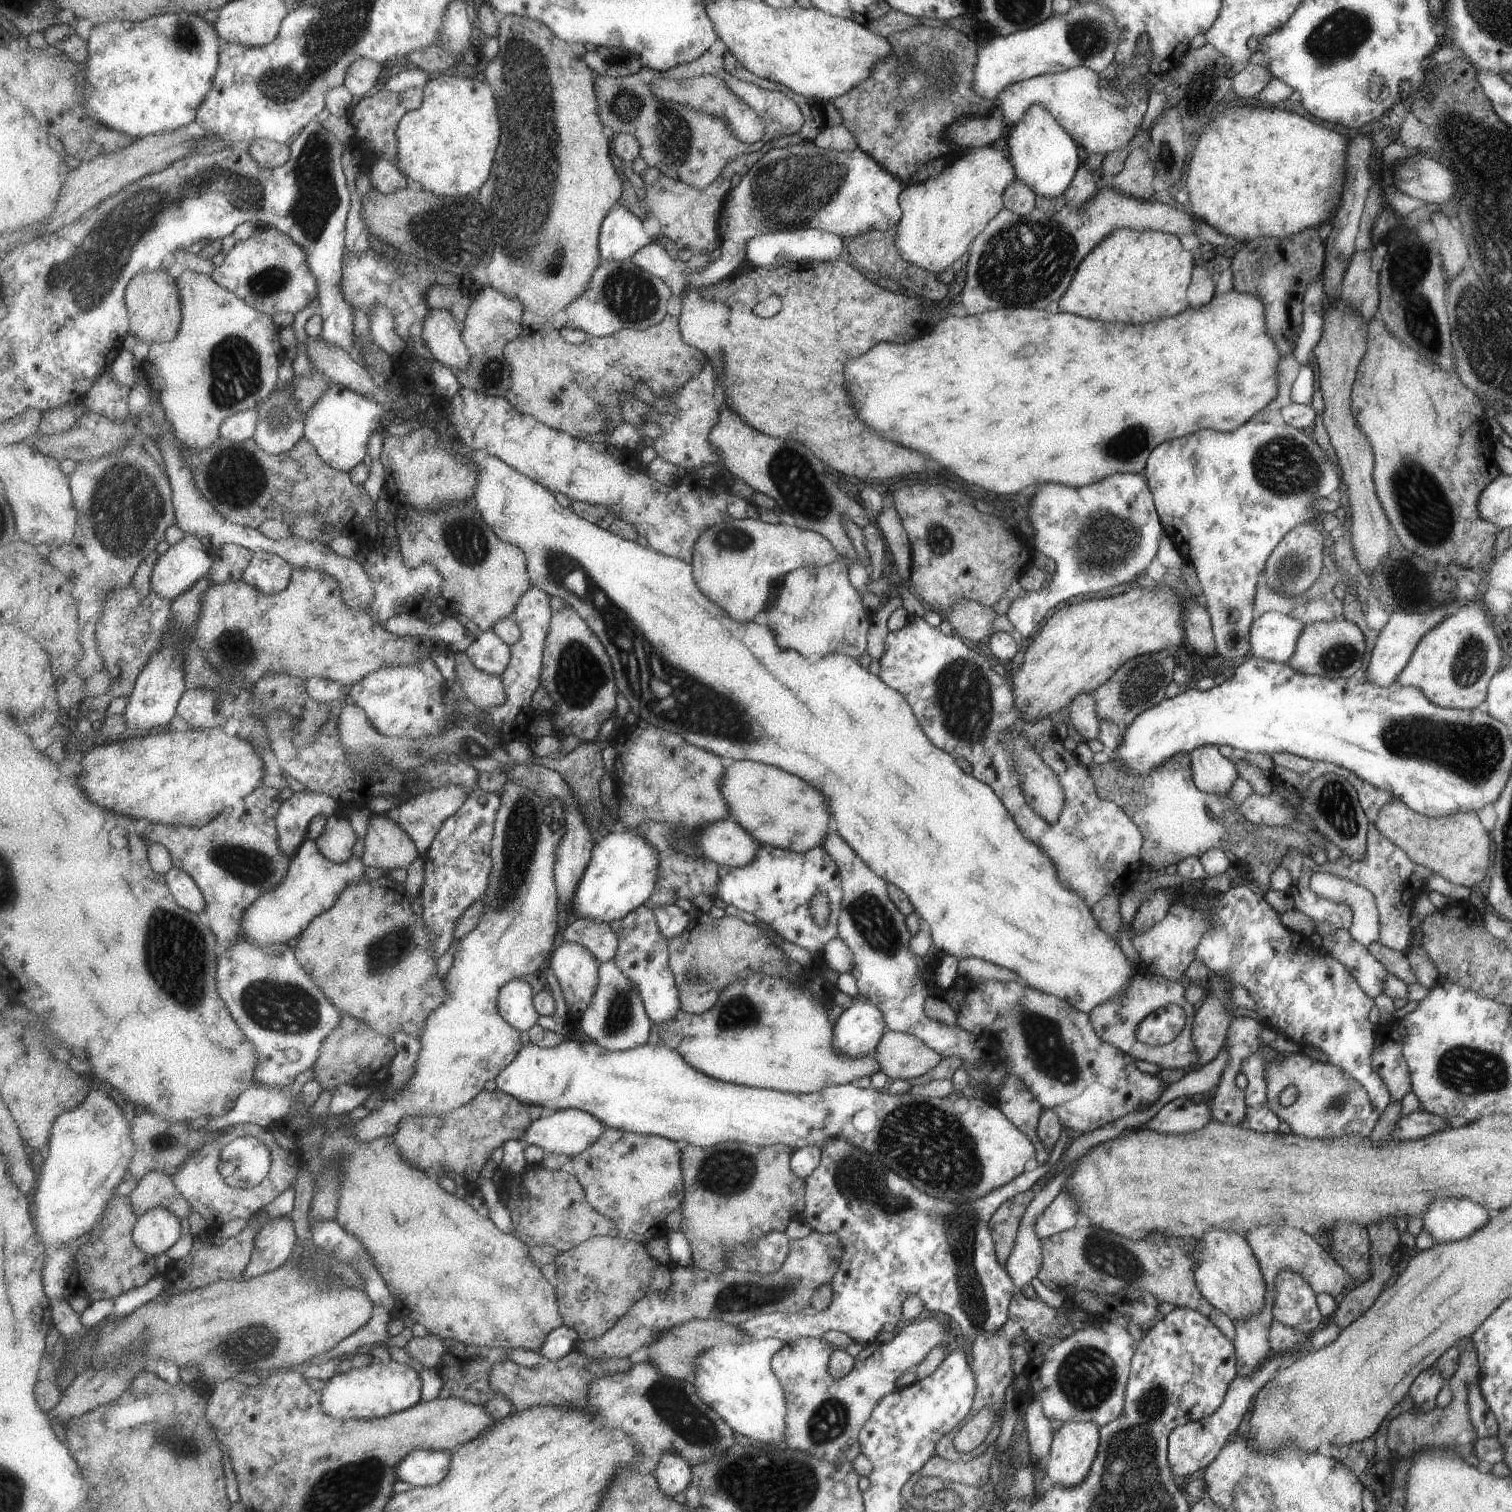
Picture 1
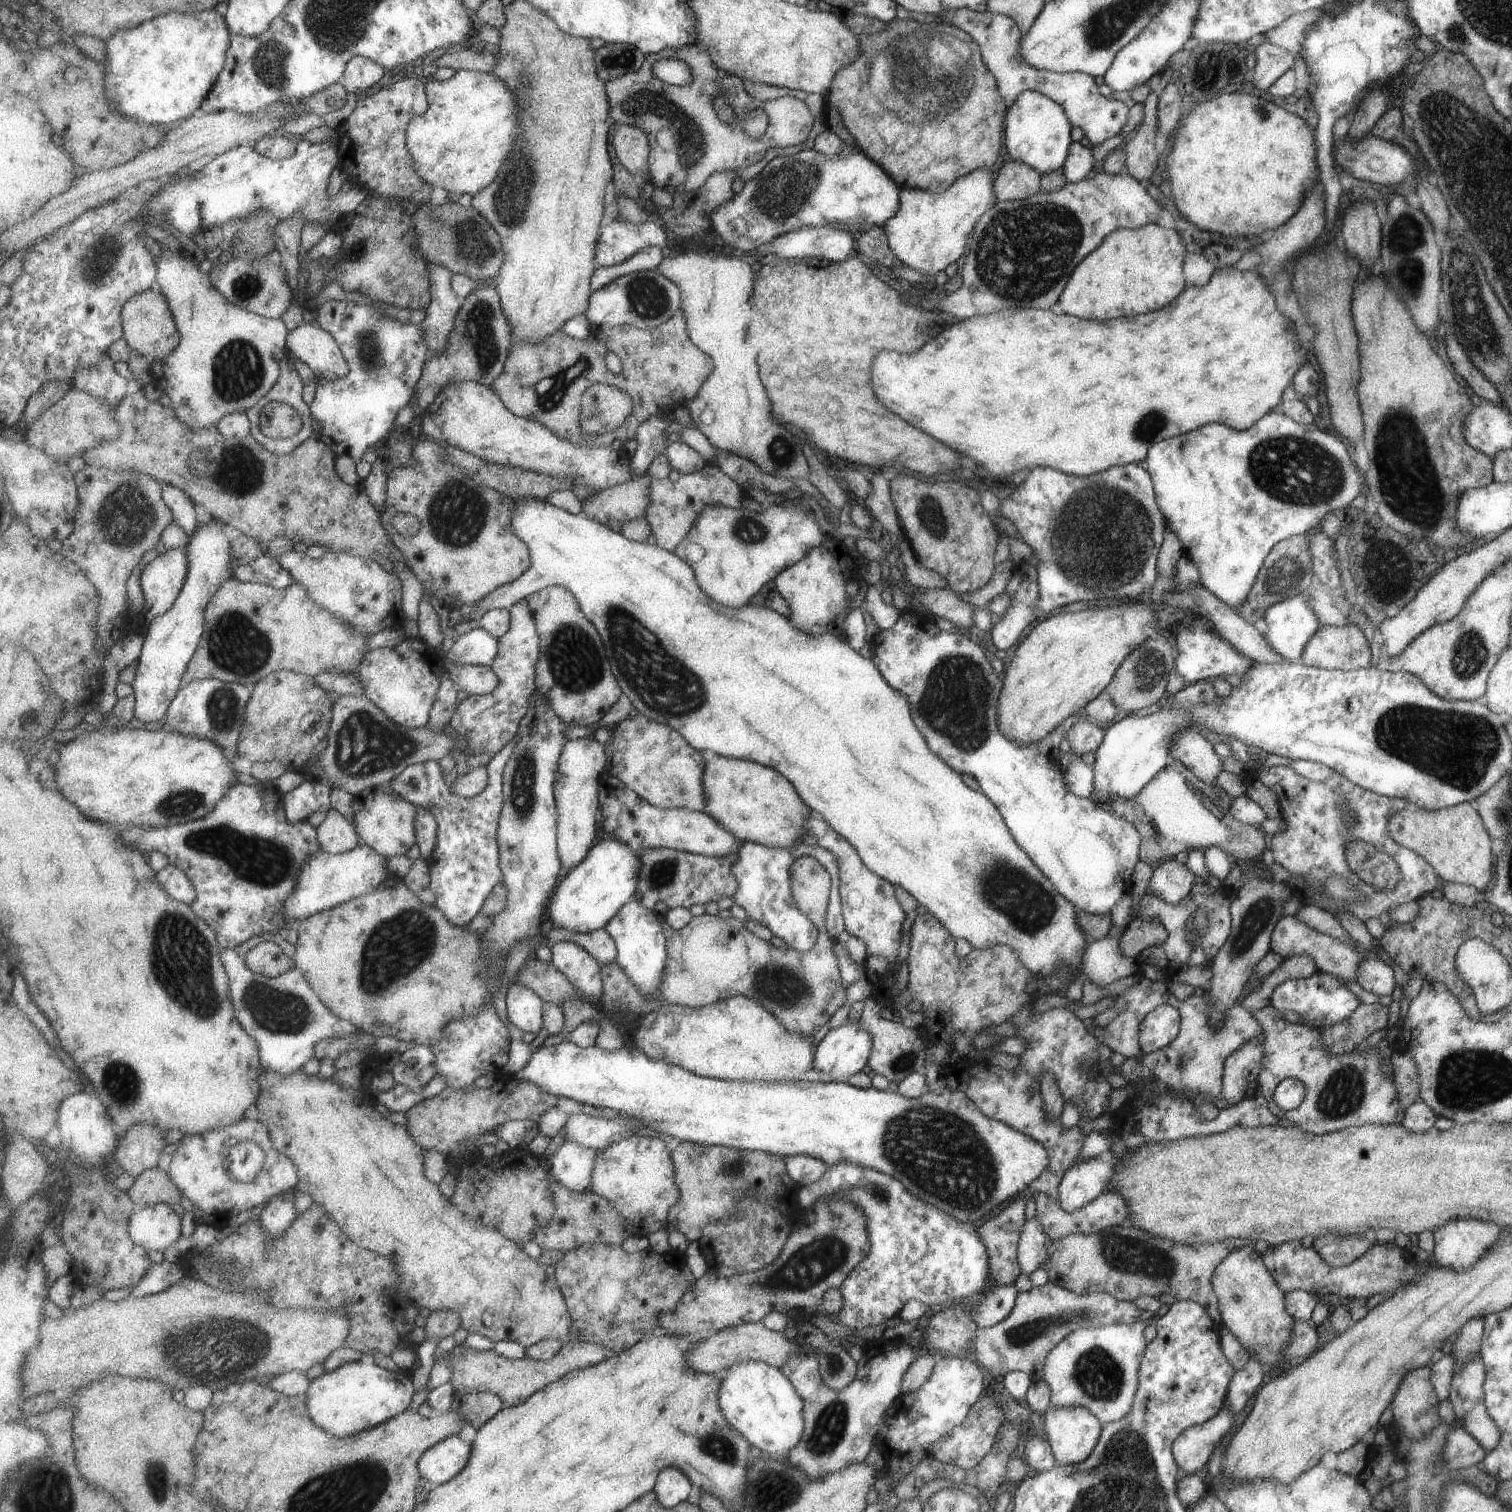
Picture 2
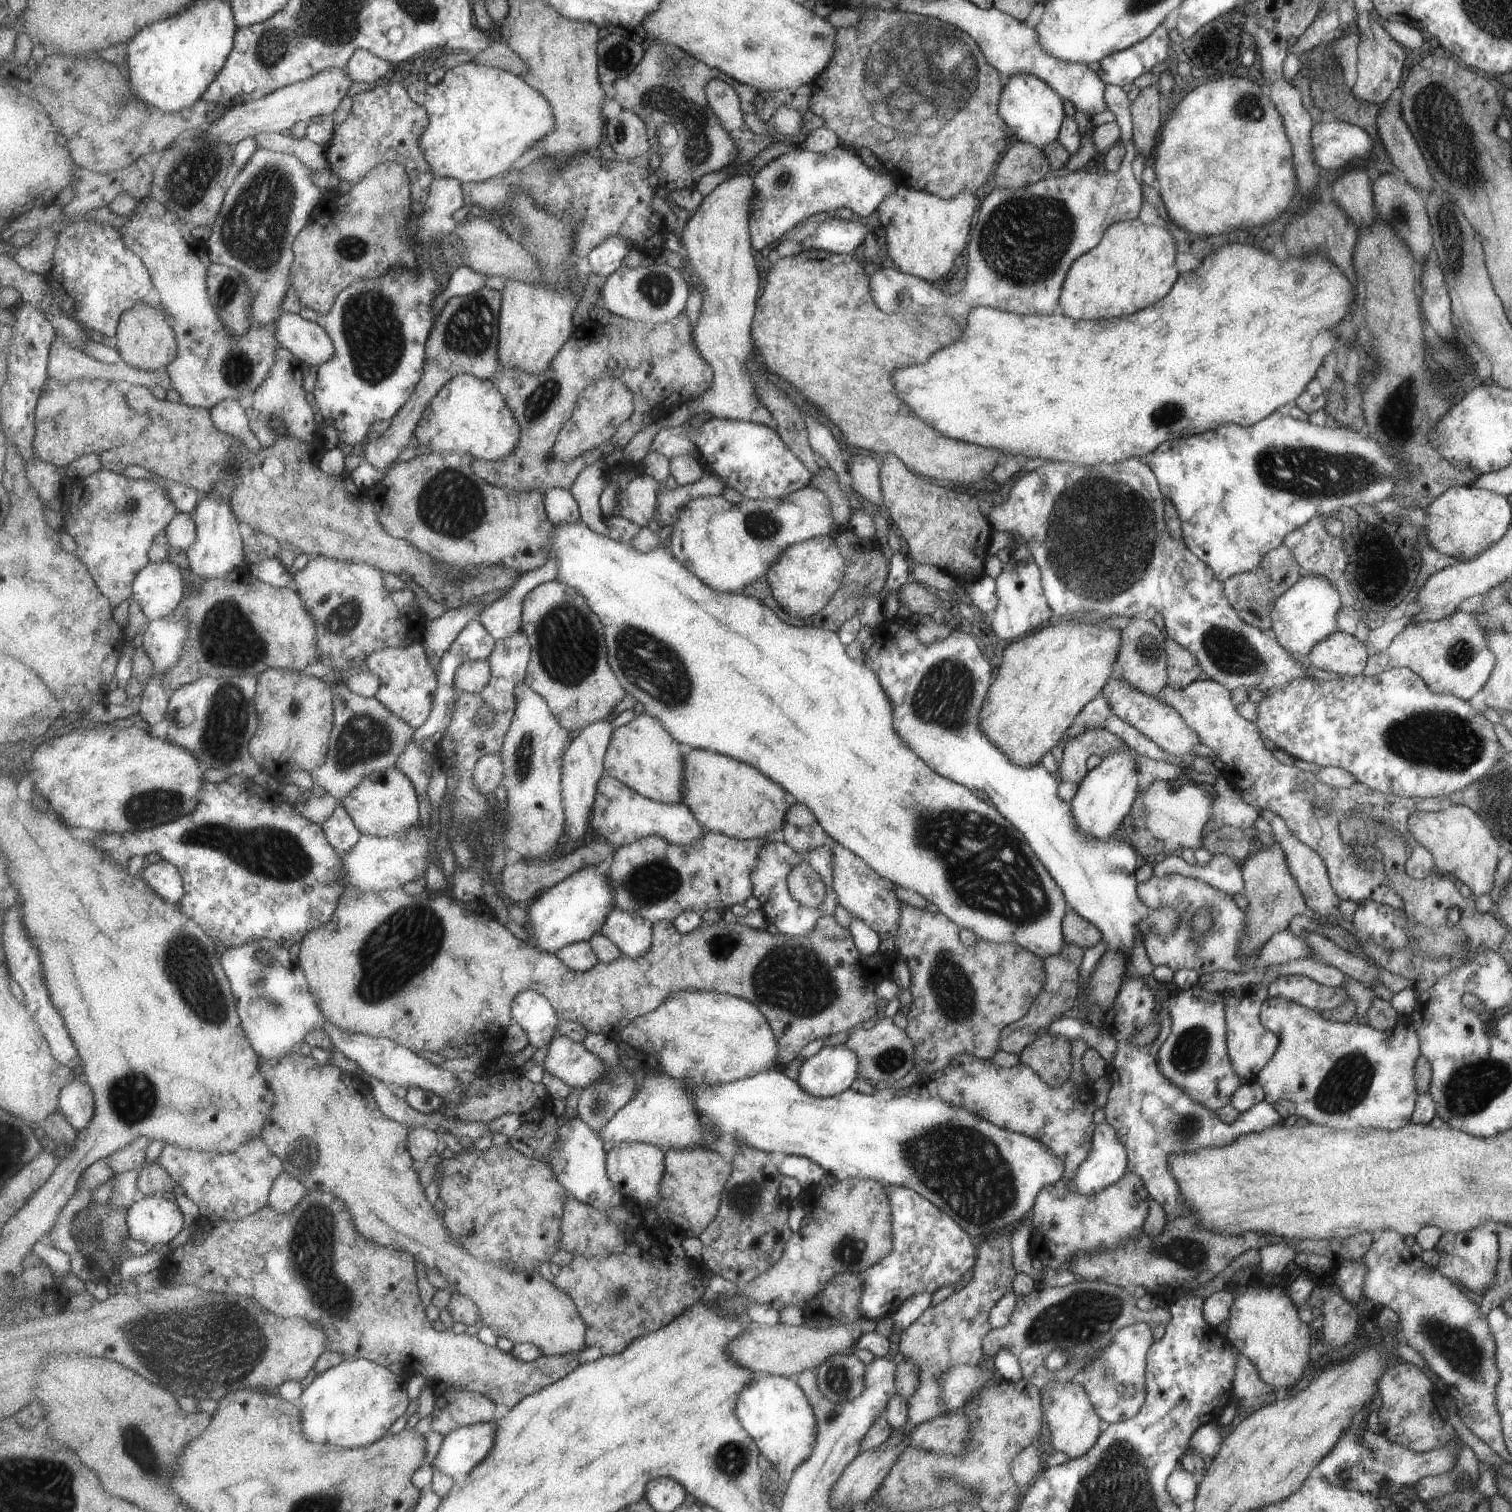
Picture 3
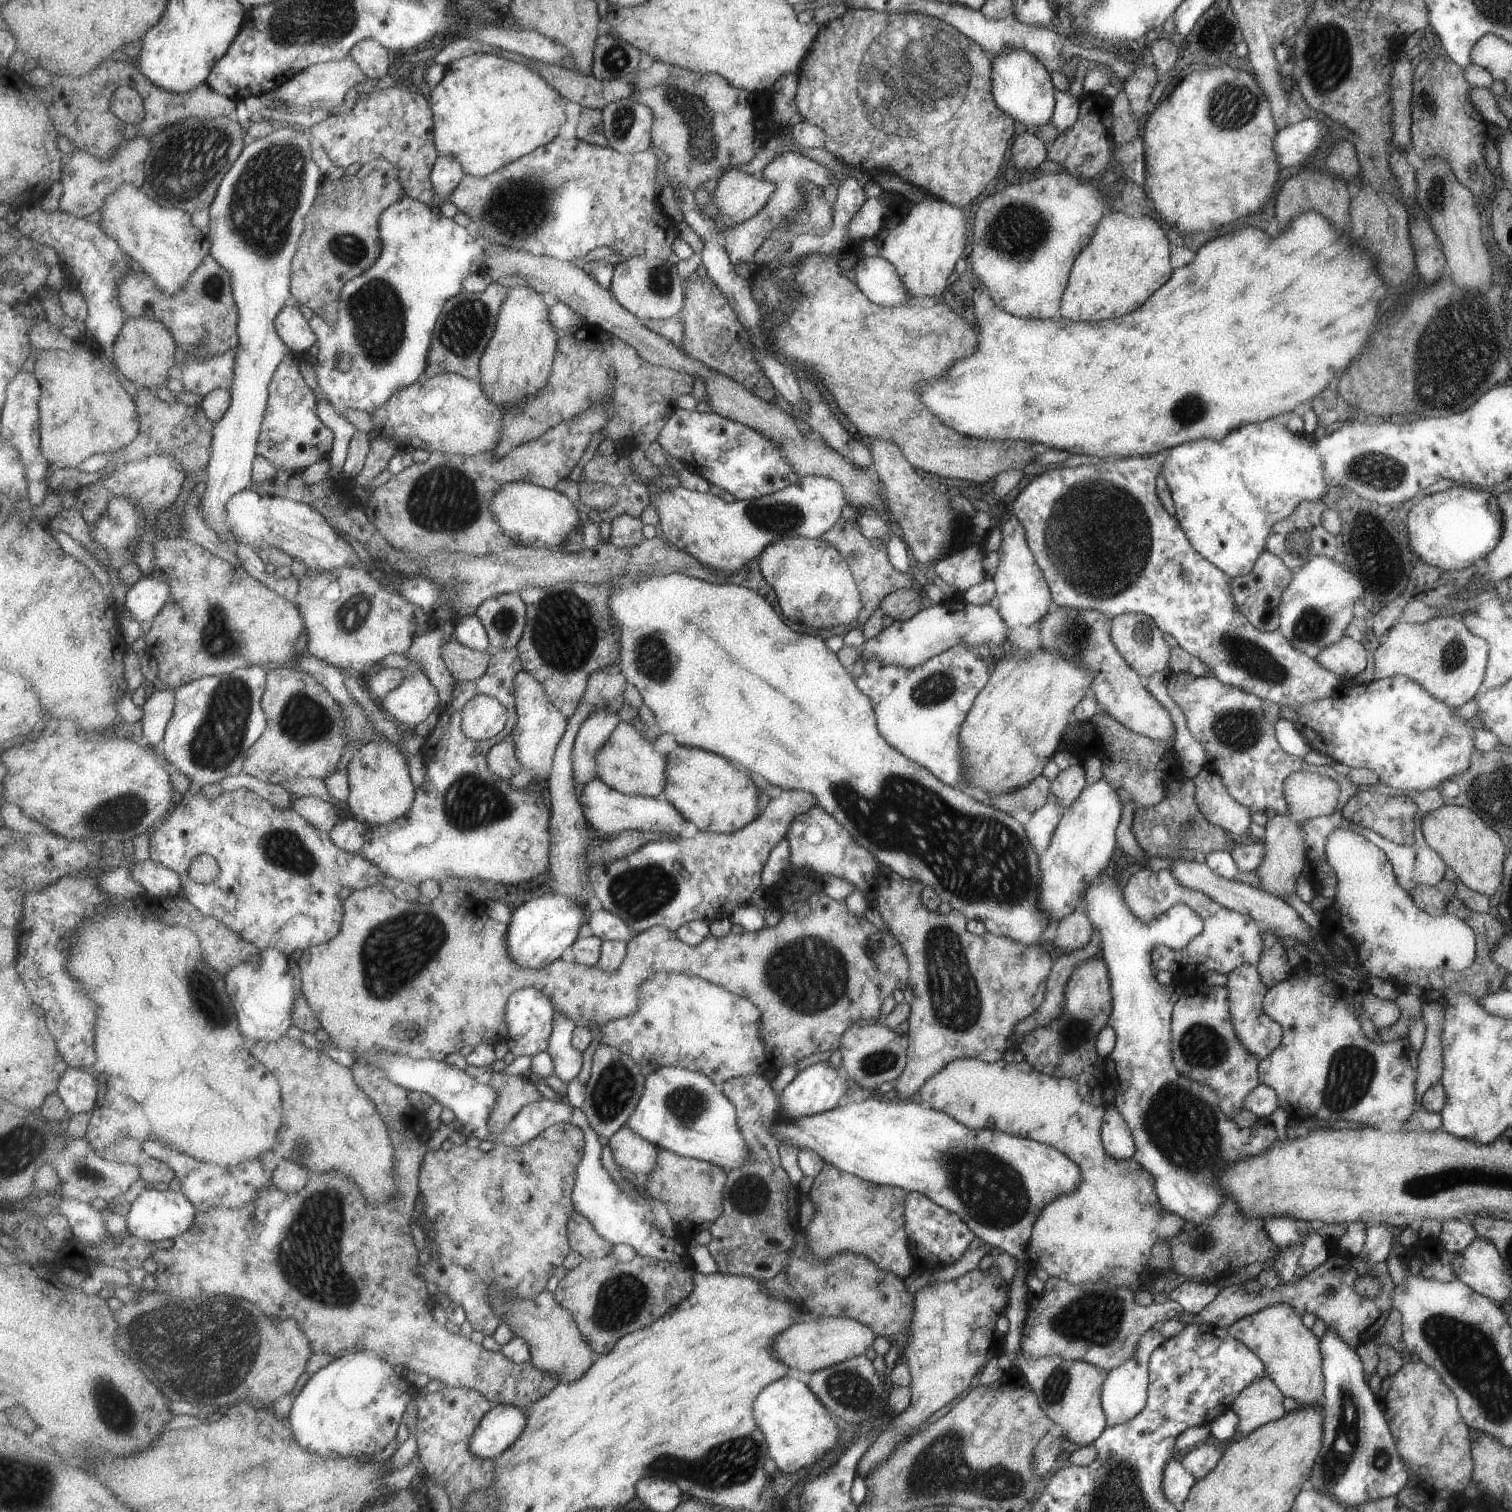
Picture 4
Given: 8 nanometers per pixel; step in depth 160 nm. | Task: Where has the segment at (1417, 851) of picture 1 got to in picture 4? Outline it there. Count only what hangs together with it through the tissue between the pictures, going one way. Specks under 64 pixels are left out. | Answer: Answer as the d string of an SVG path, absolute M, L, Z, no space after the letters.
M1441 805L1423 818L1422 836L1425 842L1441 857L1444 865L1455 872L1459 883L1480 895L1491 897L1501 882L1501 866L1505 846L1501 837L1479 815L1459 805Z

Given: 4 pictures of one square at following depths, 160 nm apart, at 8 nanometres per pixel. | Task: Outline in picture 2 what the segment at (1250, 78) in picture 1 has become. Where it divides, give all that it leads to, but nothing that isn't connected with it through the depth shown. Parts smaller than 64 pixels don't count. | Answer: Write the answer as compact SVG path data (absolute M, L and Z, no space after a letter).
M1262 43L1252 48L1255 55L1255 65L1251 82L1255 88L1266 91L1280 74L1292 66L1296 56L1283 47L1270 43Z

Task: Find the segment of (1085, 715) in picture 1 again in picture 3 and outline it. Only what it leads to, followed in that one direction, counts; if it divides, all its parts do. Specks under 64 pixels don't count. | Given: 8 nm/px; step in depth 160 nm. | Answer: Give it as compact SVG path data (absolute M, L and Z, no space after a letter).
M1101 728L1086 729L1080 736L1075 739L1066 739L1063 743L1062 761L1058 767L1058 775L1062 781L1071 781L1079 784L1085 773L1088 771L1085 768L1085 760L1089 754L1096 754L1099 758L1106 757L1114 749L1119 748L1121 744L1125 744L1119 737Z

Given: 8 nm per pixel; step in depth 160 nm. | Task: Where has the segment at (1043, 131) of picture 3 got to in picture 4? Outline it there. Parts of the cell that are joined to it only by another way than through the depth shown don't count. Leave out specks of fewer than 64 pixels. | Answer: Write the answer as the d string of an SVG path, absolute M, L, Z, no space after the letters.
M1009 49L991 55L991 62L992 97L996 105L1013 120L1022 122L1026 128L1047 125L1053 112L1053 86L1040 60L1028 50Z

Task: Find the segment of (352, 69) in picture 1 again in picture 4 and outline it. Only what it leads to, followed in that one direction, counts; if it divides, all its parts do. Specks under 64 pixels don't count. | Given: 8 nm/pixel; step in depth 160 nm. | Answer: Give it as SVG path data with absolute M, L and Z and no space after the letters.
M361 39L353 45L350 55L359 63L369 78L379 80L387 76L389 66L391 66L391 54L387 47L377 39Z

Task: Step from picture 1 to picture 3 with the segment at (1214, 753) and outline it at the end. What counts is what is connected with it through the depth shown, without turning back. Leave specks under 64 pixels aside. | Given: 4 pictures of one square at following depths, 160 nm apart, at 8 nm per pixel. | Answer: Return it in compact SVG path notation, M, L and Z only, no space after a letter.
M1112 675L1109 676L1100 692L1107 695L1106 701L1110 706L1111 714L1119 718L1121 722L1133 726L1161 750L1182 758L1186 762L1193 757L1191 750L1195 744L1200 743L1200 740L1197 738L1196 732L1185 724L1184 719L1173 707L1169 708L1168 704L1161 704L1155 700L1155 697L1143 694L1128 682Z

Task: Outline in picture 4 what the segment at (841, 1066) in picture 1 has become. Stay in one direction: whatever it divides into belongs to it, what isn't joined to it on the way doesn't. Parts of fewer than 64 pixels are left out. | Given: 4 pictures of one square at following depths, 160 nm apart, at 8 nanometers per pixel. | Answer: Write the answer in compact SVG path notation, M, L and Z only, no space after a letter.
M669 971L655 973L640 986L639 992L638 1011L603 1025L601 1044L618 1048L640 1064L655 1064L657 1069L675 1065L702 1072L718 1085L724 1085L729 1079L766 1069L766 1046L760 1034L763 1011L749 999L733 994L725 987L704 978Z

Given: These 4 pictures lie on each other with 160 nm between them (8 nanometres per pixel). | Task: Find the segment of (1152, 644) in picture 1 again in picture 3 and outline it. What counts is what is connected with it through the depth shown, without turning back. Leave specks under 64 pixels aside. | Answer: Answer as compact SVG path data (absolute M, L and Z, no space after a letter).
M1067 617L1010 643L1002 650L1001 663L995 668L992 683L985 693L978 712L978 729L1018 767L1039 763L1041 756L1063 736L1065 728L1071 726L1077 712L1101 694L1100 690L1111 676L1119 648L1118 627L1105 626L1095 620L1079 622Z

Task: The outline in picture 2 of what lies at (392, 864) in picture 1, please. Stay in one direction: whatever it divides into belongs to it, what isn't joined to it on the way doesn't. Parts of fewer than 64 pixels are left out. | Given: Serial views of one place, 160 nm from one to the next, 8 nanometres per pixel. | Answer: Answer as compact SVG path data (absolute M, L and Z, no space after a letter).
M391 783L354 795L351 806L358 835L379 854L389 858L397 854L407 854L409 848L418 842L418 805L406 801L400 794L392 791Z

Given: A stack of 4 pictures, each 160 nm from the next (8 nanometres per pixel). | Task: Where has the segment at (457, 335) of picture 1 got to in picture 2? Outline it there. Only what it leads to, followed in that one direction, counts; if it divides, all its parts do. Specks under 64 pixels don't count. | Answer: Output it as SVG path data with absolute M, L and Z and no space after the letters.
M426 258L426 267L430 278L432 280L432 301L429 308L427 318L422 322L421 325L424 329L424 338L428 342L431 352L442 351L448 342L448 336L453 325L455 324L458 312L465 302L464 298L461 298L453 288L452 278L455 274L450 268L447 268L444 264L429 261Z

